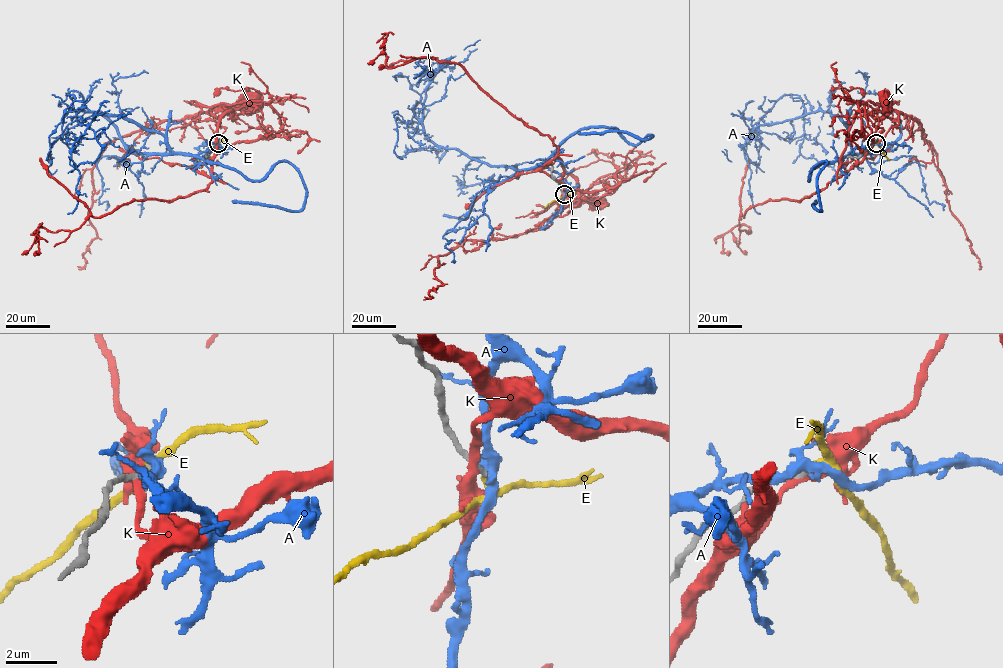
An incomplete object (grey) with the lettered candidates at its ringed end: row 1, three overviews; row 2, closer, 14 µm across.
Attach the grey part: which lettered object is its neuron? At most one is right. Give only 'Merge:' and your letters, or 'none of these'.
Merge: none of these

